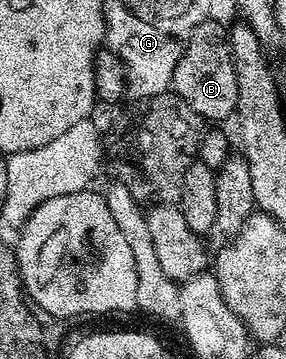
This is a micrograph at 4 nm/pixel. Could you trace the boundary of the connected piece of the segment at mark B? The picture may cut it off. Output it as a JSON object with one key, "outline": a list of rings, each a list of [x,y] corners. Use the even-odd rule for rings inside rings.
{"outline":[[[209,19],[198,23],[188,34],[186,51],[182,51],[182,59],[178,59],[178,67],[174,67],[174,79],[171,92],[190,107],[198,116],[208,123],[224,123],[233,116],[238,103],[238,79],[234,71],[234,59],[228,42],[227,24]]]}

